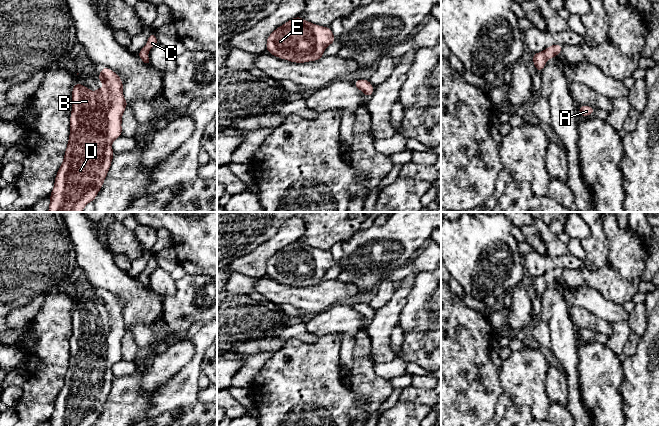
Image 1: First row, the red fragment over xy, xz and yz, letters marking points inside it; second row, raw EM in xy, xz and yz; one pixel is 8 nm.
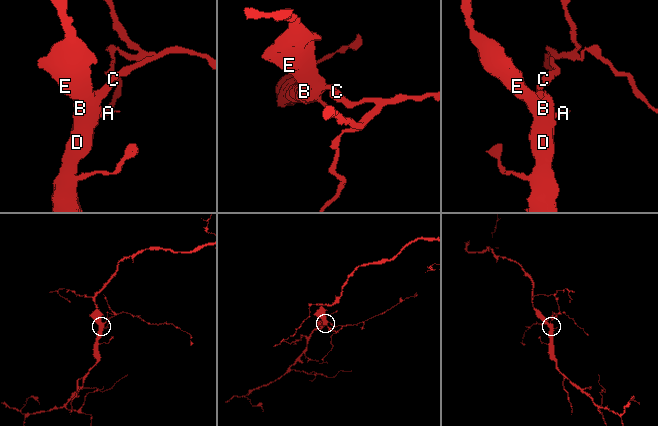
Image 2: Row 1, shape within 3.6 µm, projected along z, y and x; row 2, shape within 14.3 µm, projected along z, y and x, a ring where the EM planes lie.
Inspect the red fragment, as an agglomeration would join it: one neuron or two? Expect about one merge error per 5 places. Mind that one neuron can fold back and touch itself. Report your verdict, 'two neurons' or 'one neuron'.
one neuron

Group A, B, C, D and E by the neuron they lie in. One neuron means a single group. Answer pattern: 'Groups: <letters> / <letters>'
Groups: A B C D E

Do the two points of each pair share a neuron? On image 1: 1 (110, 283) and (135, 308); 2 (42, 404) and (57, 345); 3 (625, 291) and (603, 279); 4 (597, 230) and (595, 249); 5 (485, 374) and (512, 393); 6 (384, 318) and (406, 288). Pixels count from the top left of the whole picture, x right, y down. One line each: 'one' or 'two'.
1: one
2: one
3: one
4: one
5: two
6: one

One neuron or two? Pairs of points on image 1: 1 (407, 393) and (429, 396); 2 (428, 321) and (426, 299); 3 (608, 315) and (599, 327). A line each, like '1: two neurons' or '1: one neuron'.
1: one neuron
2: one neuron
3: two neurons

